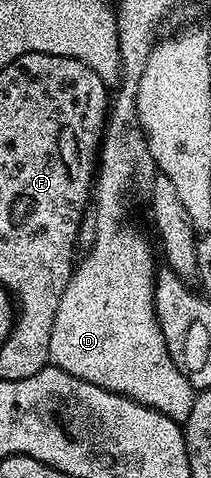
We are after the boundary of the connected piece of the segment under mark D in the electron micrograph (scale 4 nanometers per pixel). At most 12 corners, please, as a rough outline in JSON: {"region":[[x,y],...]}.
{"region":[[102,230],[49,362],[184,424],[195,392],[153,304],[155,247]]}

